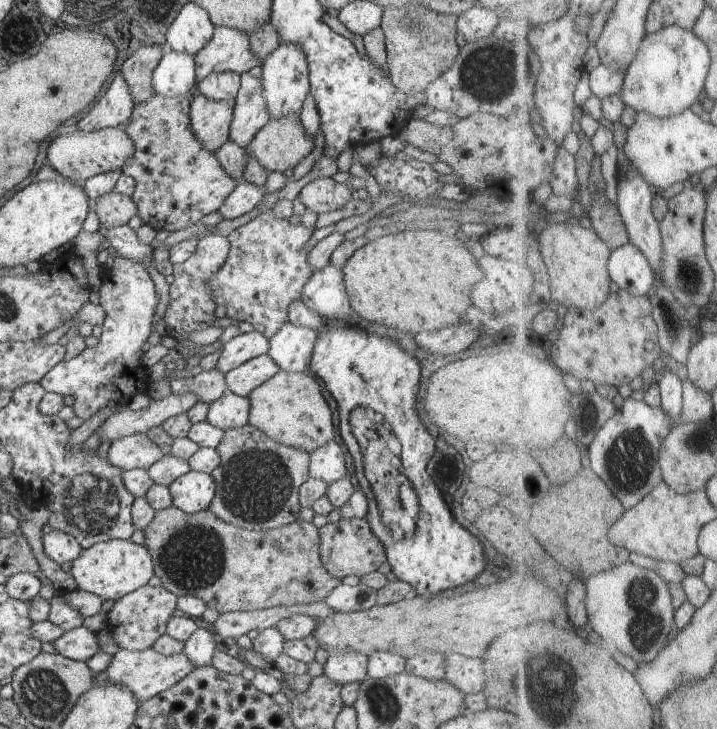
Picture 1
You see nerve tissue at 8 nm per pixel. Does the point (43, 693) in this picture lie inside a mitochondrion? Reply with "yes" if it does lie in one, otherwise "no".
yes

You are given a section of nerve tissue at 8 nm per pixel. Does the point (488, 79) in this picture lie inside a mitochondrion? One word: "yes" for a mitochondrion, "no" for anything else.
yes

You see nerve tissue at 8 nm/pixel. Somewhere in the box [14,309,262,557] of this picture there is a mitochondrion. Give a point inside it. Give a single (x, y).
(89, 503)

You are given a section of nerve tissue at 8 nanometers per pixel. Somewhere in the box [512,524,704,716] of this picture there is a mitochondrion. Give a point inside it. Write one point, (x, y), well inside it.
(642, 593)

